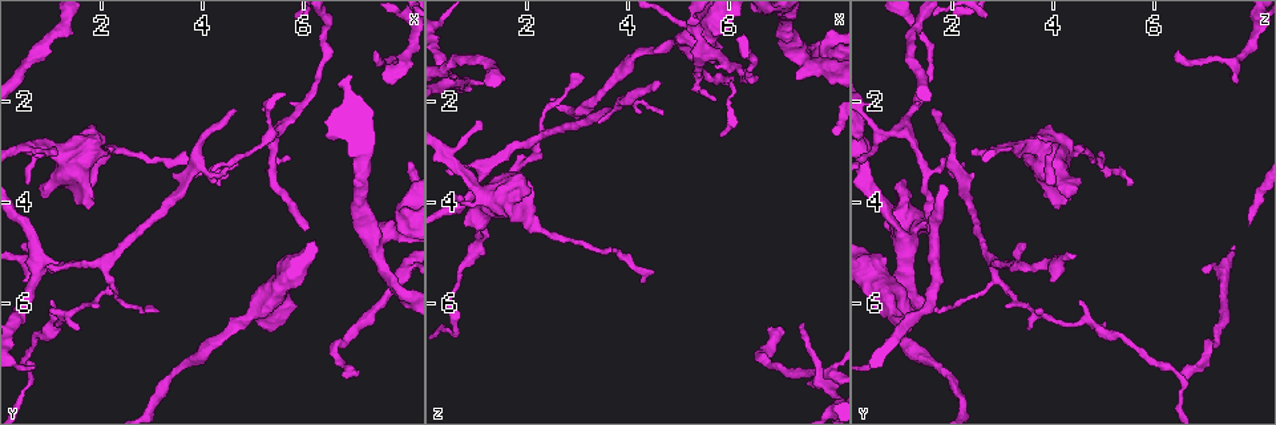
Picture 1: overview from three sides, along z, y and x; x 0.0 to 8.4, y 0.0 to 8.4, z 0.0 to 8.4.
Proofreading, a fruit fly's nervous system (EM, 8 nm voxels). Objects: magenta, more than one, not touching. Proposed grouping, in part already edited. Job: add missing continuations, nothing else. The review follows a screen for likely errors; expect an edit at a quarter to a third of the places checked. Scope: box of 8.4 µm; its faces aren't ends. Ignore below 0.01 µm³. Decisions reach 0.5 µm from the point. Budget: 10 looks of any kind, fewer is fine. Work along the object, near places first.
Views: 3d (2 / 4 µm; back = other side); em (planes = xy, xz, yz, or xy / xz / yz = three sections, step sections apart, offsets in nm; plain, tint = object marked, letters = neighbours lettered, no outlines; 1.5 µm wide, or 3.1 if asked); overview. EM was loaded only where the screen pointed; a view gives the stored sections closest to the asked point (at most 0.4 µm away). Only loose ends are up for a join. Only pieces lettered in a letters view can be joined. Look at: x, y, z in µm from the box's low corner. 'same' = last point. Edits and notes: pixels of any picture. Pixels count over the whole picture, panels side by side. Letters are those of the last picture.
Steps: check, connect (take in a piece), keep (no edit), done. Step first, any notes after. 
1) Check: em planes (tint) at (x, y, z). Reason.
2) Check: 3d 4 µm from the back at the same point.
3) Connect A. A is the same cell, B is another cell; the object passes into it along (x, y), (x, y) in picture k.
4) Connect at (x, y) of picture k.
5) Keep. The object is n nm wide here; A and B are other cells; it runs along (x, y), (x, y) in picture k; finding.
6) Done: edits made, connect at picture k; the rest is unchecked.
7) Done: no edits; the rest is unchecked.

Check: 3d 2 µm at (6.95, 7.30, 6.45). Tapers out.

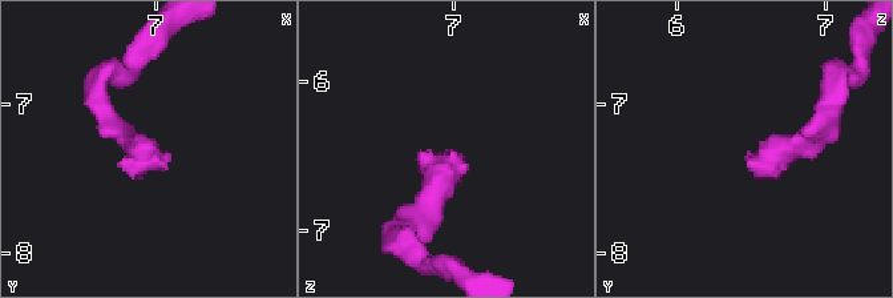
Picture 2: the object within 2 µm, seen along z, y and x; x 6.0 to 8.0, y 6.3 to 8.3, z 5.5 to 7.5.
Check: em planes (letters) at (7.00, 7.30, 6.44).

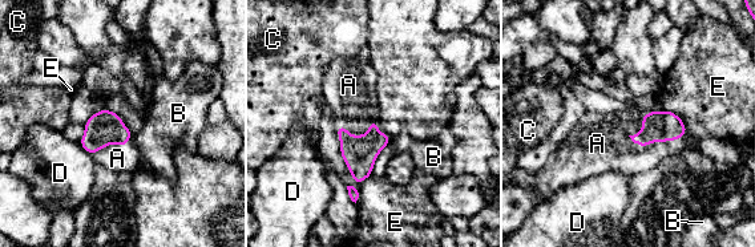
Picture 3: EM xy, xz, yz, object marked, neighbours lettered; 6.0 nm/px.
Connect A. A is the same cell, B, C, D and E are other cells; the object passes into it along (657, 126), (655, 141), (616, 152) in picture 3; the neuron continues.

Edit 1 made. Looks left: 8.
Check: overview. See it whole again.

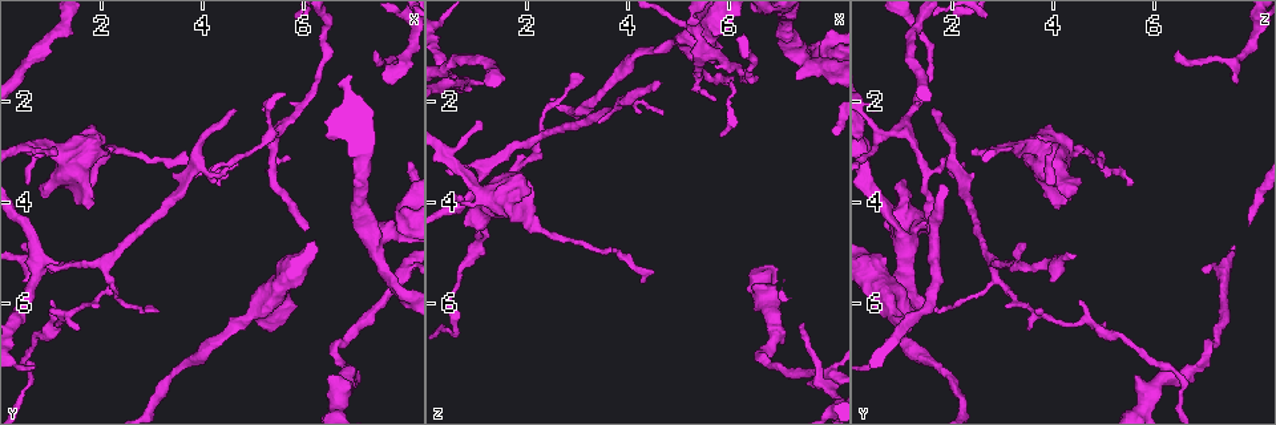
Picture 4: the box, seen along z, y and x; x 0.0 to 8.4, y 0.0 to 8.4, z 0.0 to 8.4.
Check: em xz step 8 (plain) at (3.15, 6.15, 1.55). Tapers out.

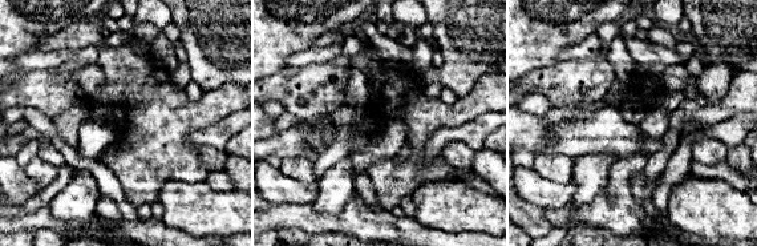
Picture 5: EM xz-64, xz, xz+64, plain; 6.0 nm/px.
Check: em xz step 8 (letters) at the same point. What lies round it.

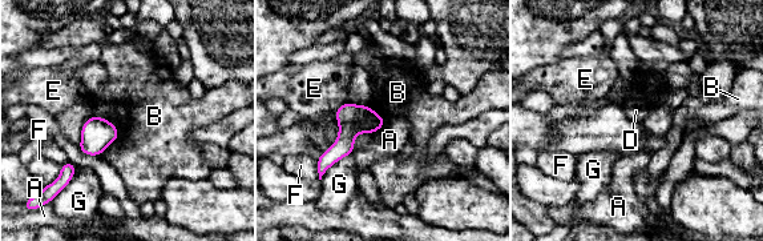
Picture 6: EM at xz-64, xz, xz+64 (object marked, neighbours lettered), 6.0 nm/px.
Keep. The object is 130 nm wide here; A, B, D, E, F and G are other cells; a border runs along (118, 129), (91, 116), (77, 145) in picture 6; none of them fits.

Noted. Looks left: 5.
Check: 3d 2 µm at (6.00, 4.55, 1.55). Thin end.

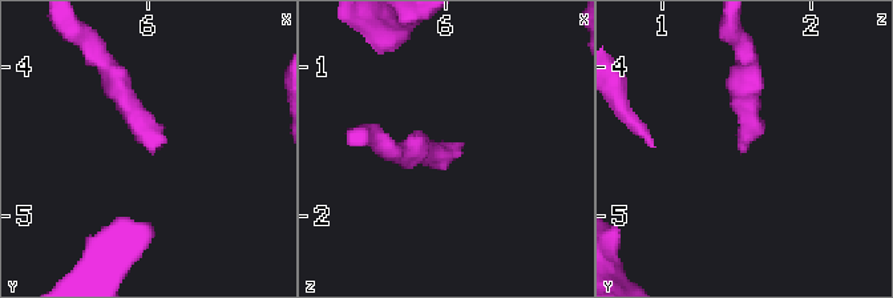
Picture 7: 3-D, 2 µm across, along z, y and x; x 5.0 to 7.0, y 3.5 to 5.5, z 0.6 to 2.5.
Check: em planes (letters) at (6.04, 4.58, 1.52). Need the tissue.

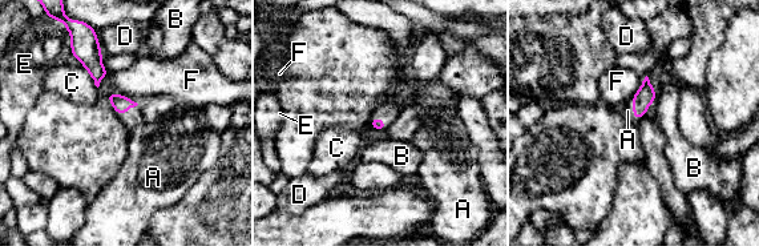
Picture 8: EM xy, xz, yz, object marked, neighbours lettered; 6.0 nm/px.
Connect A. The longest contact is with F, 220 nm; A is the same cell, B, C, D, E and F are other cells; it goes on there.

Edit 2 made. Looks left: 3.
Done: edits made, connect at picture 3, connect at picture 8; the rest is unchecked.

